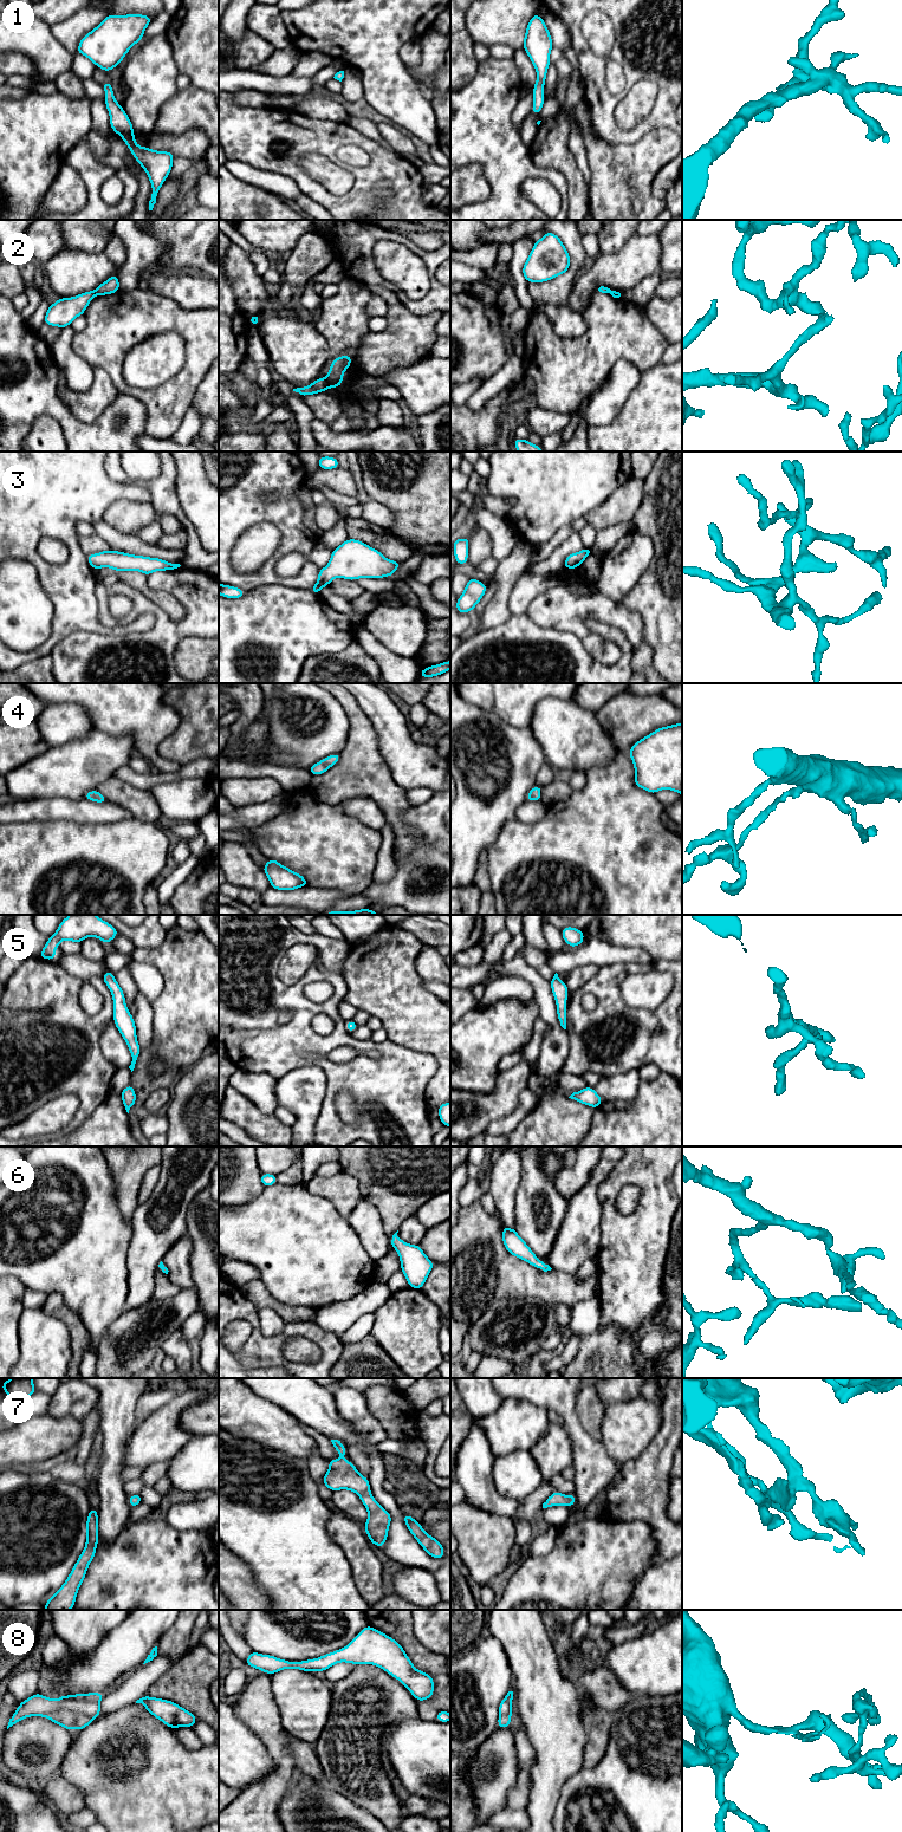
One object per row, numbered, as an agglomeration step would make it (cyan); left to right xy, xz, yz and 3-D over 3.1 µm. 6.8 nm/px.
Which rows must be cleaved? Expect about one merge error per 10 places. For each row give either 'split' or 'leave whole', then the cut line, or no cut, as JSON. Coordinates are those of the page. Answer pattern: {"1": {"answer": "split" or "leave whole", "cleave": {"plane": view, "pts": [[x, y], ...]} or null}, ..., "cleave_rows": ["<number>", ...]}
{"1": {"answer": "leave whole", "cleave": null}, "2": {"answer": "split", "cleave": {"plane": "xz", "pts": [[324, 378], [328, 387]]}}, "3": {"answer": "leave whole", "cleave": null}, "4": {"answer": "leave whole", "cleave": null}, "5": {"answer": "leave whole", "cleave": null}, "6": {"answer": "leave whole", "cleave": null}, "7": {"answer": "leave whole", "cleave": null}, "8": {"answer": "leave whole", "cleave": null}, "cleave_rows": ["2"]}

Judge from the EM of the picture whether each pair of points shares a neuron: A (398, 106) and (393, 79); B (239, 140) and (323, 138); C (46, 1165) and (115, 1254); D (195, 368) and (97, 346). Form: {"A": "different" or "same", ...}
{"A": "same", "B": "same", "C": "same", "D": "same"}

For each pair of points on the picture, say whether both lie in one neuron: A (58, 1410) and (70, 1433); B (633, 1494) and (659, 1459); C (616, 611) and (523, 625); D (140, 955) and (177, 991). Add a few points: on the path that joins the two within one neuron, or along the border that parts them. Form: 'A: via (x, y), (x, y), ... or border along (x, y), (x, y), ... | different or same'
A: border along (46, 1414), (53, 1417), (73, 1416), (79, 1420) | different
B: via (641, 1486), (653, 1467) | same
C: border along (526, 612), (533, 622), (542, 627), (563, 630) | different
D: via (151, 956), (155, 956), (177, 979) | same

